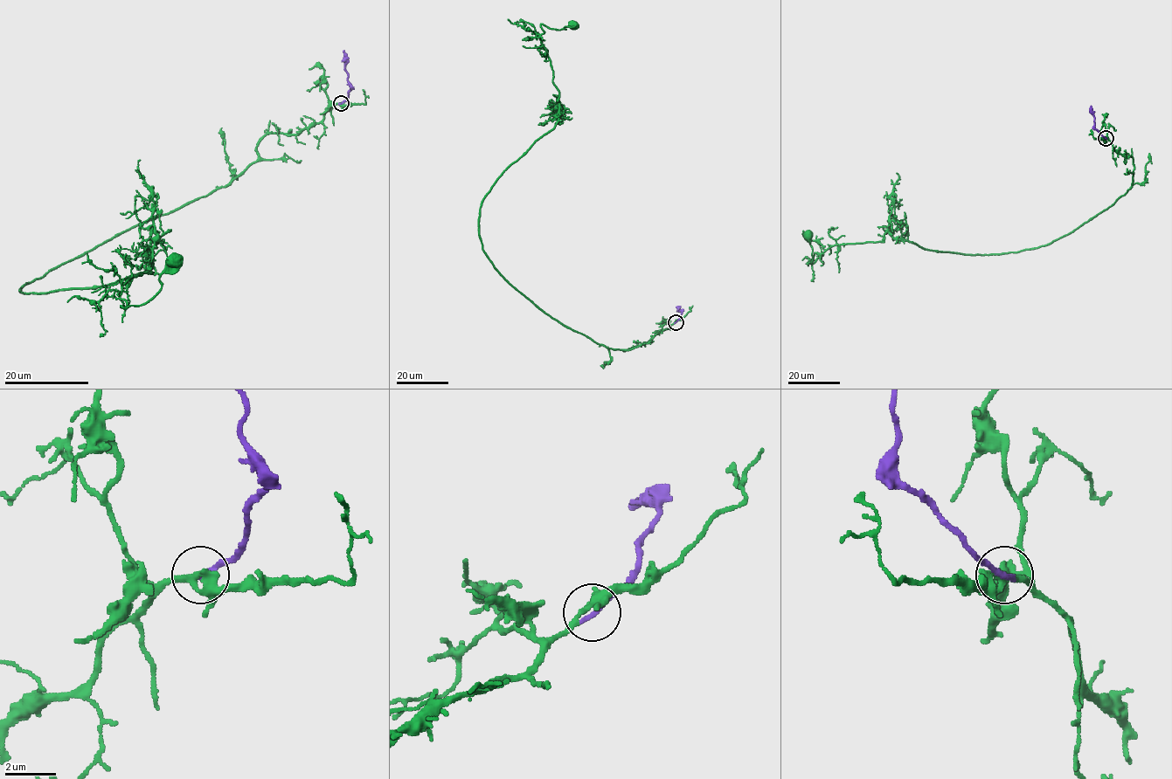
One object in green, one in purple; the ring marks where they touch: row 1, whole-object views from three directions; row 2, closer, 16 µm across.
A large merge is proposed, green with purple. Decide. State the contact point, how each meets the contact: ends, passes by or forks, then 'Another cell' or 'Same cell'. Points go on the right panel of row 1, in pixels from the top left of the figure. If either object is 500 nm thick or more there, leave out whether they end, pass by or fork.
Place: (1106, 138). At the ring green passes by. At the ring purple ends. Same cell

